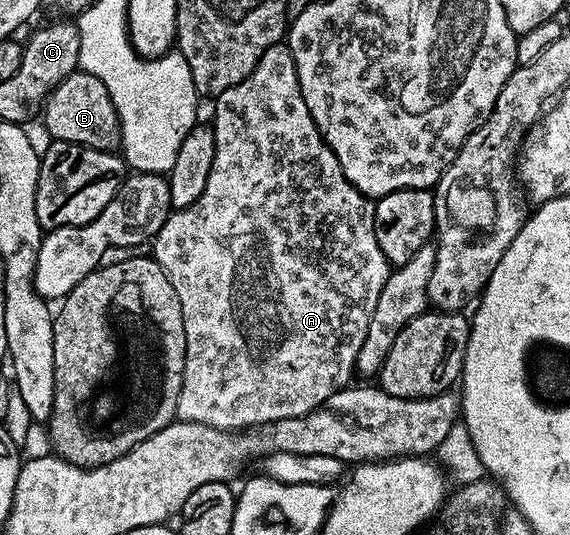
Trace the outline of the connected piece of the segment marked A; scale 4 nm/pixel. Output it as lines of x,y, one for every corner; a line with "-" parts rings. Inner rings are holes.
287,42
270,45
251,73
238,81
238,85
215,96
214,103
216,116
210,120
210,126
216,148
210,181
206,181
206,189
202,189
202,197
198,197
194,205
173,210
169,214
162,229
158,229
151,240
150,255
164,270
170,285
174,285
174,293
178,293
186,329
186,365
176,419
210,425
219,431
243,431
267,427
316,411
334,393
353,382
358,349
362,349
362,341
366,341
366,329
370,329
370,317
374,317
374,305
378,305
382,285
386,285
388,280
390,264
378,245
375,202
350,185
346,173
342,173
342,165
338,165
338,157
334,157
318,125
314,125
314,117
310,117
310,109
306,109
306,101
298,85
298,69

